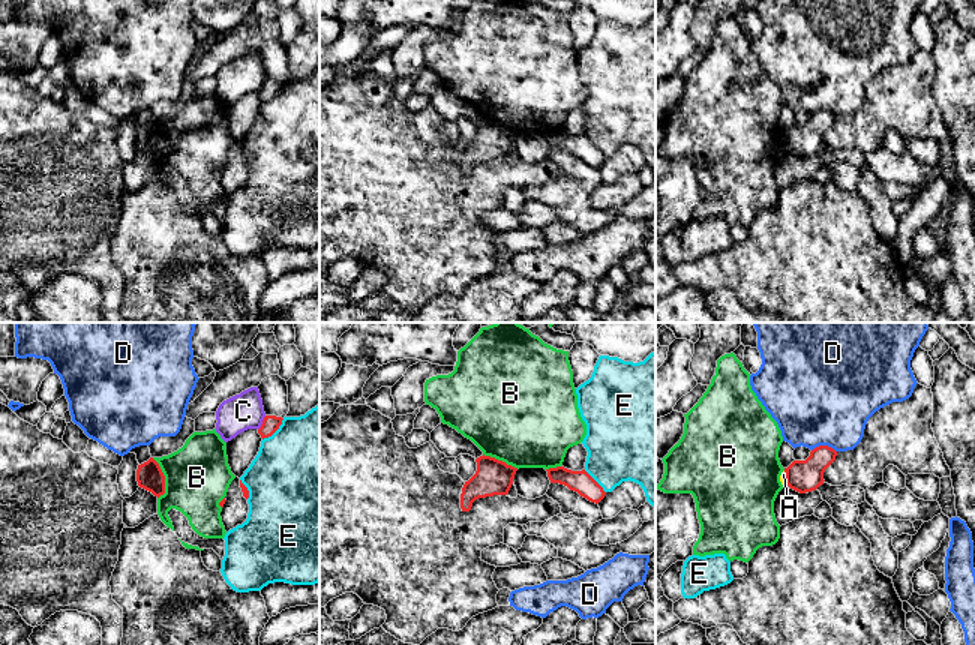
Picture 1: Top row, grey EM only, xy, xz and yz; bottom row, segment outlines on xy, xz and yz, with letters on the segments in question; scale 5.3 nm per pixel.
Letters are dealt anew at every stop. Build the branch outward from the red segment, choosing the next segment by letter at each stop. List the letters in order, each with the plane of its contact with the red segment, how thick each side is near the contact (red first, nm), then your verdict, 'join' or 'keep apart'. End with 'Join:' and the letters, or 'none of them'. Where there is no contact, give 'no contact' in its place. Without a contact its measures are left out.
A: contact in yz; calibres 180 and 30 nm; keep apart
B: contact in xy; calibres 140 and 360 nm; keep apart
C: contact in xy; calibres 90 and 200 nm; keep apart
D: contact in yz; calibres 180 and 500 nm; keep apart
E: contact in xy; calibres 90 and 500 nm; keep apart
Join: none of them

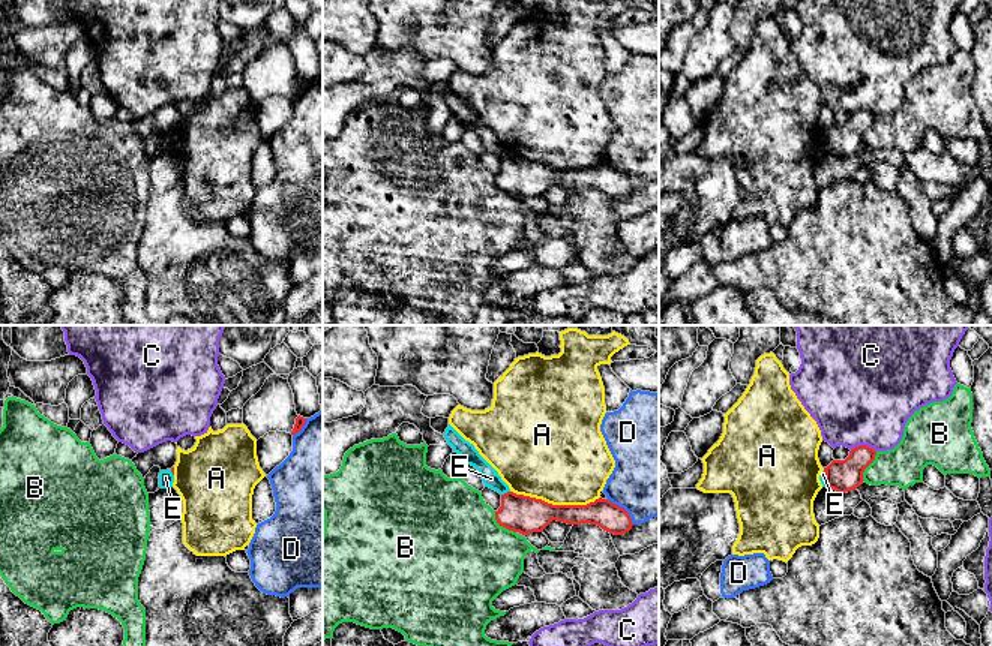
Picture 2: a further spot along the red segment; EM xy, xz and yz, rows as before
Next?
A: contact in xz; calibres 200 and 480 nm; keep apart
B: contact in xz; calibres 200 and 480 nm; keep apart
C: contact in yz; calibres 180 and 500 nm; keep apart
D: contact in xz; calibres 150 and 440 nm; keep apart
E: contact in xz; calibres 200 and 90 nm; keep apart
Join: none of them

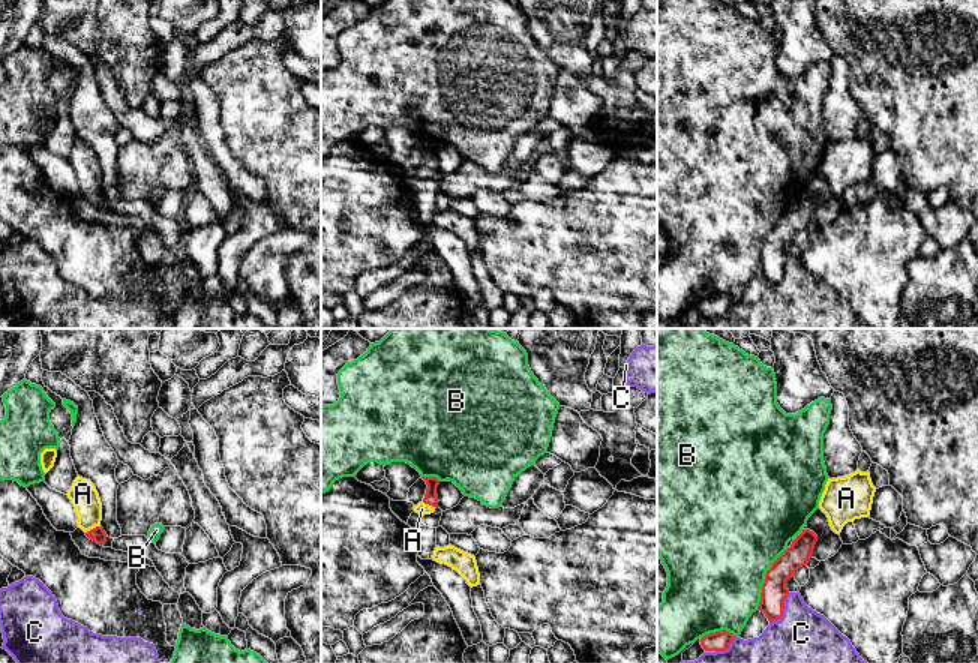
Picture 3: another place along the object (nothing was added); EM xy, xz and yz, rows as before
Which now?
A: contact in xy; calibres 80 and 150 nm; join
B: contact in yz; calibres 140 and 480 nm; keep apart
C: contact in yz; calibres 140 and 440 nm; keep apart
Join: A

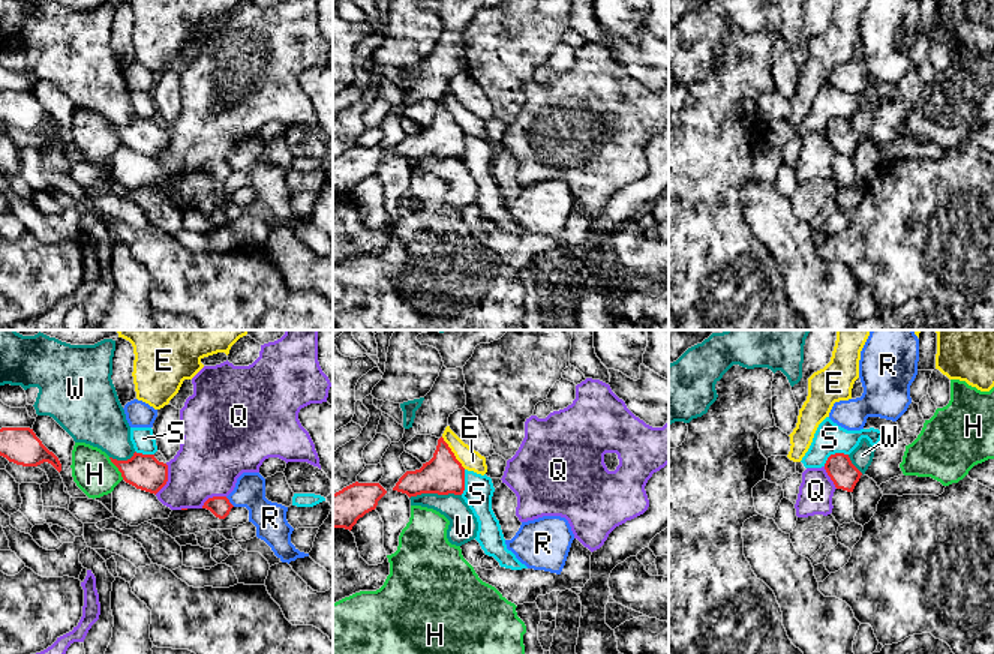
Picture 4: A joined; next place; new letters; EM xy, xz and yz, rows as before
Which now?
E: contact in xz; calibres 220 and 110 nm; keep apart
H: contact in xy; calibres 190 and 220 nm; keep apart
Q: contact in xy; calibres 190 and 360 nm; keep apart
R: contact in xy; calibres 110 and 180 nm; keep apart
S: contact in yz; calibres 150 and 170 nm; keep apart
W: contact in xz; calibres 220 and 150 nm; keep apart
Join: none of them

